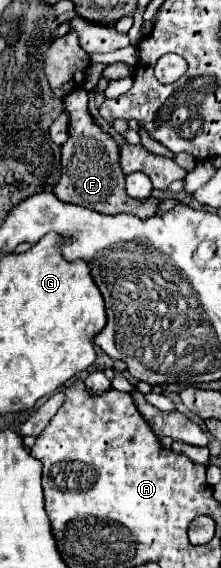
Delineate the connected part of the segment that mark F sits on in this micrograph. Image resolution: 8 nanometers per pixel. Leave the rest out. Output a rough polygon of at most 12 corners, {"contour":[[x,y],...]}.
{"contour":[[65,96],[59,200],[101,214],[155,214],[159,200],[125,192],[119,146]]}

